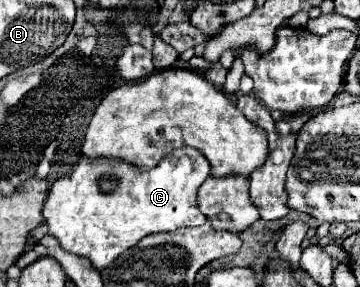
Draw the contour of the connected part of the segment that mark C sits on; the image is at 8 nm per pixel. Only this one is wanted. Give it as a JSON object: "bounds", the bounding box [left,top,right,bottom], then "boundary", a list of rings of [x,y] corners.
{"bounds":[44,147,210,271],"boundary":[[[188,147],[174,149],[154,169],[148,169],[148,173],[136,173],[136,169],[128,169],[128,165],[118,163],[120,161],[116,161],[116,165],[112,165],[112,161],[100,161],[100,165],[88,165],[88,161],[80,157],[70,177],[54,181],[44,203],[44,221],[48,225],[48,235],[56,237],[64,251],[86,257],[96,271],[104,271],[118,255],[134,247],[142,237],[150,233],[170,233],[180,227],[198,227],[206,223],[206,217],[196,205],[198,187],[210,175],[210,163],[206,161],[206,157],[202,157],[202,153]]]}

